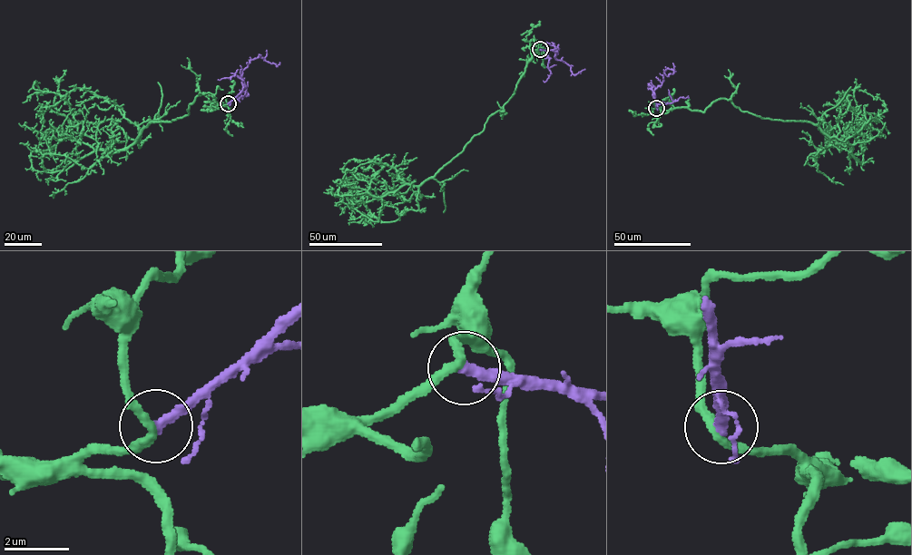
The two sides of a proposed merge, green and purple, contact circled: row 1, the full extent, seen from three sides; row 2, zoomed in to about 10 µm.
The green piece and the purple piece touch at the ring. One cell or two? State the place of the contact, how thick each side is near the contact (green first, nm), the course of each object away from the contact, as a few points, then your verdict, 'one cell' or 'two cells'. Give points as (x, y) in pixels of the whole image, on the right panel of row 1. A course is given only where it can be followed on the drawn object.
at (656, 108); 280 nm thick on the green side, 320 nm on the other; green runs (656, 108), (703, 111), (730, 99), (836, 137), (849, 104), (840, 94), (879, 93); purple runs (656, 108), (652, 92), (661, 85), (666, 69), (671, 69), (673, 73), (667, 76), (664, 73); two cells

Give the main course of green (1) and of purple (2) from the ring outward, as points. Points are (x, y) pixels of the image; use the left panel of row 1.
1: (228, 103), (213, 109), (200, 93), (187, 115), (150, 122), (138, 141), (113, 102), (34, 82), (48, 89)
2: (228, 103), (242, 89), (241, 73), (251, 59), (261, 57), (277, 66), (279, 62)

